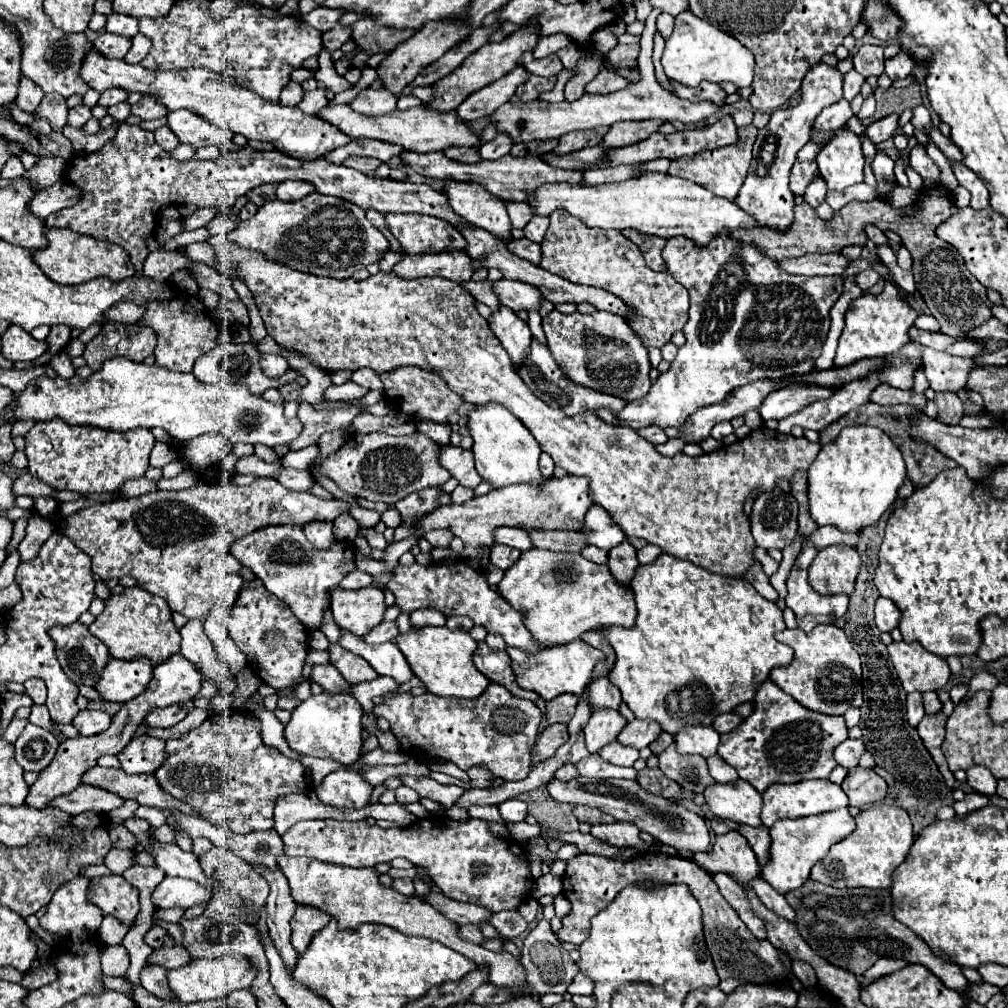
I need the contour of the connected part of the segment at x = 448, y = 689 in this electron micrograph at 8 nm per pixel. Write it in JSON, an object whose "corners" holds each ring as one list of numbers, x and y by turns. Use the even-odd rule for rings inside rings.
{"corners":[[421,626,411,628,407,634,399,634,397,648,403,652,413,674,435,696,453,698,477,698,489,686,489,680,475,668,473,652,477,642,465,630,449,630,447,626]]}

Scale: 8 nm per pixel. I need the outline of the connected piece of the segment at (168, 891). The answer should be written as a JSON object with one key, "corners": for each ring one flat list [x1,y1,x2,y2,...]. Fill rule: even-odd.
{"corners":[[165,876,163,882,153,892,153,904,159,908,173,908,173,906,191,908,195,904,207,904,207,902,209,892,197,882,185,878]]}

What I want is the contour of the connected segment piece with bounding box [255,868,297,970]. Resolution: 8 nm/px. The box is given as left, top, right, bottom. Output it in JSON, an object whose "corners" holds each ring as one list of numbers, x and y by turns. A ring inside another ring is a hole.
{"corners":[[255,868,271,886,271,894,267,898,267,928,269,928,269,936,275,942,275,948,281,952,285,964,289,966,289,970,295,968,297,964,297,952,293,950,293,946,289,946,289,936,291,936,291,918,295,914,297,904,291,898,289,892,289,884,287,878,283,876,281,870,269,872,265,868]]}

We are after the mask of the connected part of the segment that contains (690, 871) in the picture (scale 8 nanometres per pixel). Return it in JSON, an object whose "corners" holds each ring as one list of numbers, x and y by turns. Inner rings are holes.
{"corners":[[639,852,631,860,609,860,591,854,577,854,575,858,567,860,567,870,563,876,563,894,571,902,571,912,561,920,563,926,557,932,561,942,581,944,589,936,589,920,599,914,623,888,635,882,653,882,657,886,663,884,685,884,689,892,695,896,703,910,703,934,707,948,711,952,713,964,719,974,719,988,725,994,731,994,737,986,743,984,789,984,791,974,787,972,783,960,779,958,779,950,769,940,757,940,749,928,741,922,737,912,727,904,721,896,713,878,695,862,669,856,663,852]]}

